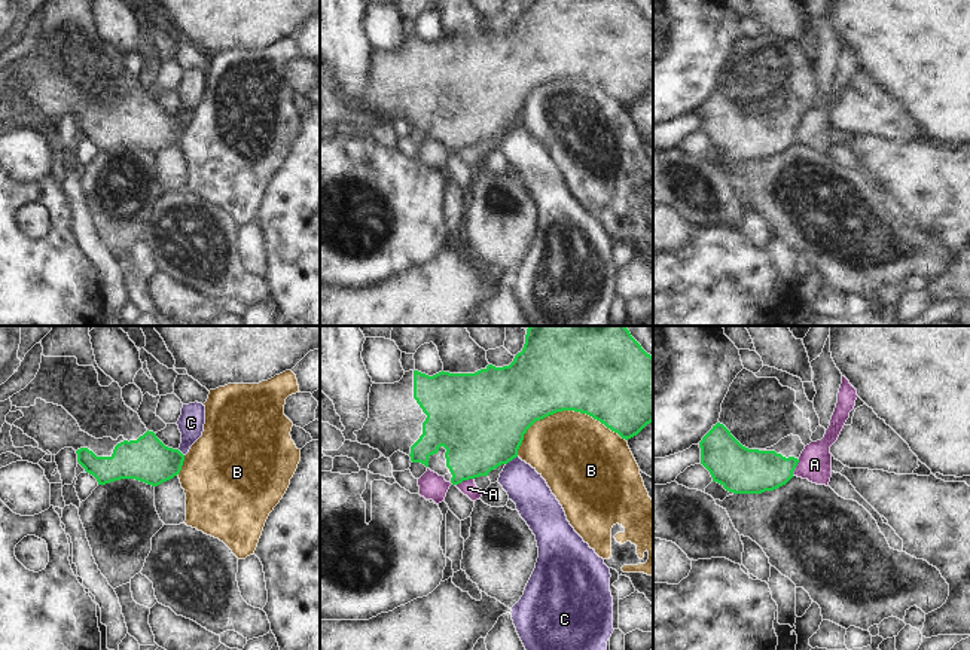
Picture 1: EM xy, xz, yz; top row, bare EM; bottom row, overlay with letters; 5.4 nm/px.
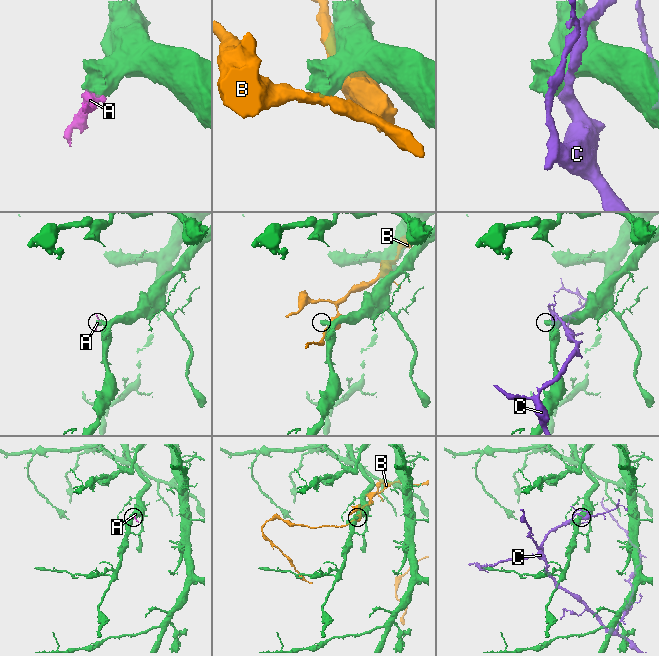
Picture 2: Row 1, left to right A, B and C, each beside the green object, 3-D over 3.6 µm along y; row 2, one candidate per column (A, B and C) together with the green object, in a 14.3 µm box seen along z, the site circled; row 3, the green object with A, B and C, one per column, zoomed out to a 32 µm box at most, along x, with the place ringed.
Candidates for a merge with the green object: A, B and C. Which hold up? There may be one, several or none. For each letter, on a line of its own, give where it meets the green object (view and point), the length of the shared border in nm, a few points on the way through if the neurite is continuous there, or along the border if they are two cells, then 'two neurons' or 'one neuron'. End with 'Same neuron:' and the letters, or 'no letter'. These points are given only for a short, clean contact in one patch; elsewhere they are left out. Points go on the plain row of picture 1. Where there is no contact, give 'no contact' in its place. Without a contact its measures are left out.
A: contact xz (464, 146); length 110 nm; border xz (473, 145), (463, 146), (455, 152); two neurons
B: contact xz (563, 76); length 600 nm; two neurons
C: contact xz (511, 127); length 80 nm; border xz (516, 122), (506, 131); two neurons
Same neuron: no letter

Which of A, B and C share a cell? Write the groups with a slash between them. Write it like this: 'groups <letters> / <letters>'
groups A / B / C

